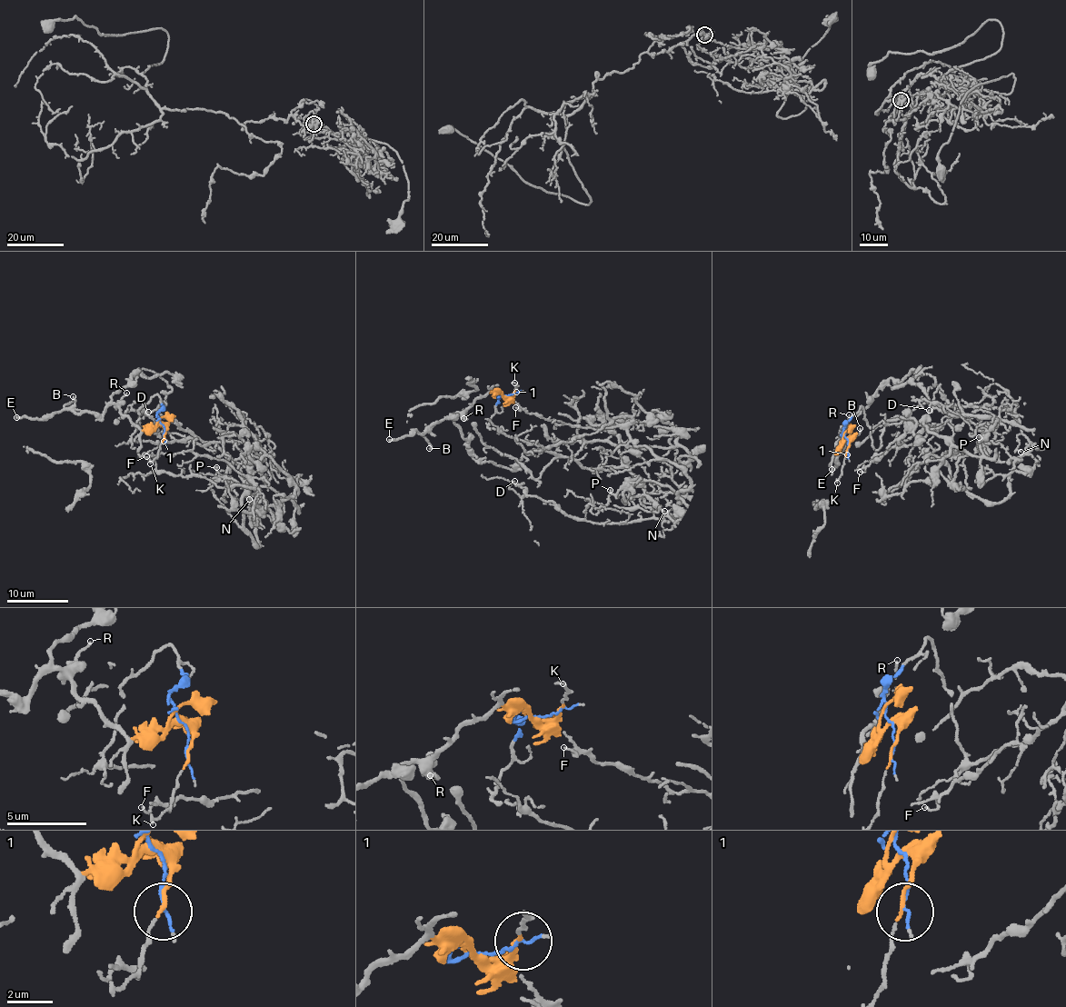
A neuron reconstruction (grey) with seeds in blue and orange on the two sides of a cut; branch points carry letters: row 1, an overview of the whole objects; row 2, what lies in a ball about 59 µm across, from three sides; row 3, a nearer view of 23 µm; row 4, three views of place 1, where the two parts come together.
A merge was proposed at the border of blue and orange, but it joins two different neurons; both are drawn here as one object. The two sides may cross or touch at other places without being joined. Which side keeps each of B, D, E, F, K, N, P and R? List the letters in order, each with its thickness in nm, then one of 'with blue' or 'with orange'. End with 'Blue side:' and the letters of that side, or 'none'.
B: 190 nm thick; with orange
D: 130 nm thick; with blue
E: 280 nm thick; with orange
F: 120 nm thick; with blue
K: 160 nm thick; with orange
N: 100 nm thick; with blue
P: 180 nm thick; with blue
R: 150 nm thick; with orange
Blue side: D, F, N, P

